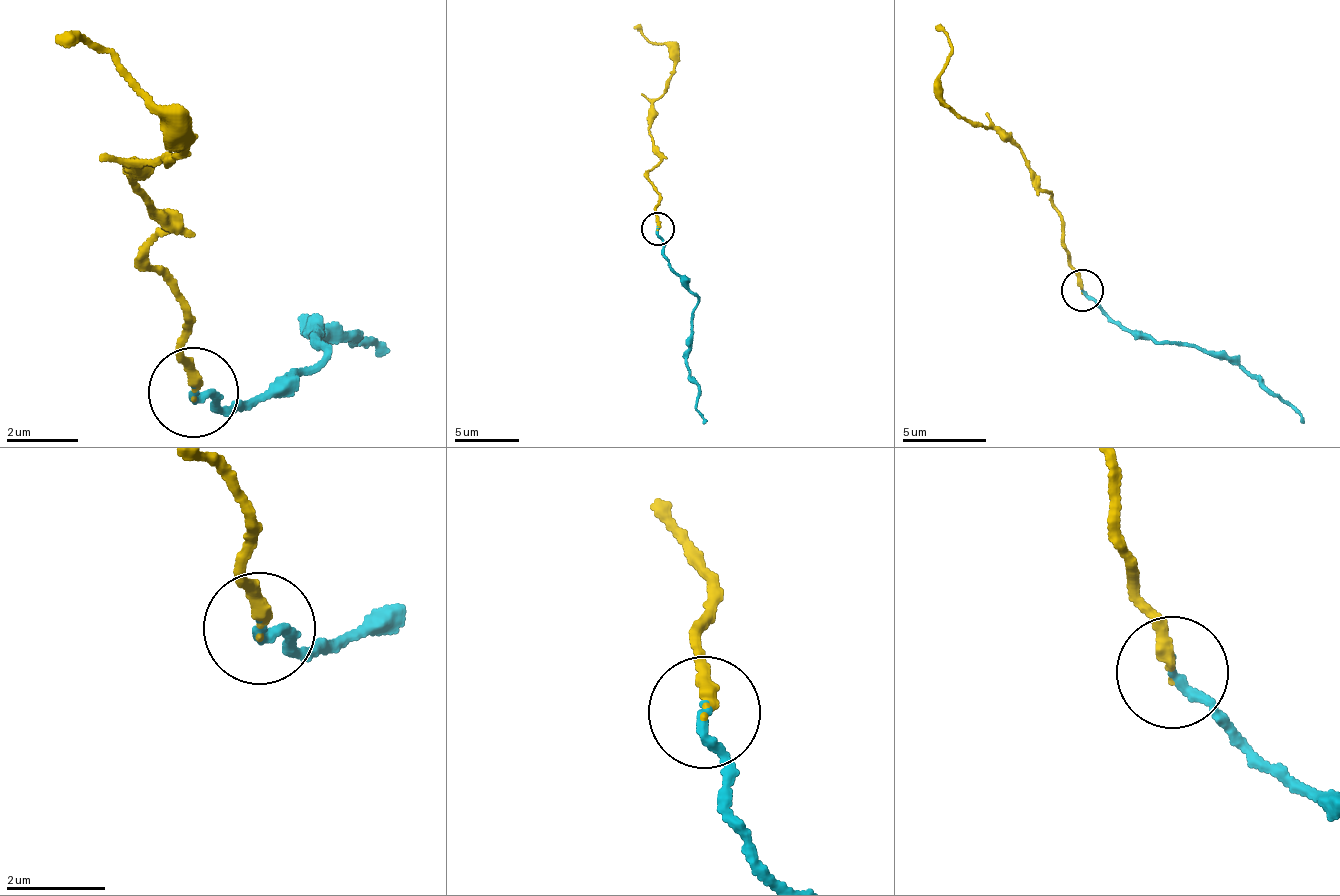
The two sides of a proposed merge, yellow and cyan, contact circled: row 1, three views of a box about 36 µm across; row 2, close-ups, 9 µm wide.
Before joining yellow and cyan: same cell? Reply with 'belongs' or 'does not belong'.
belongs

